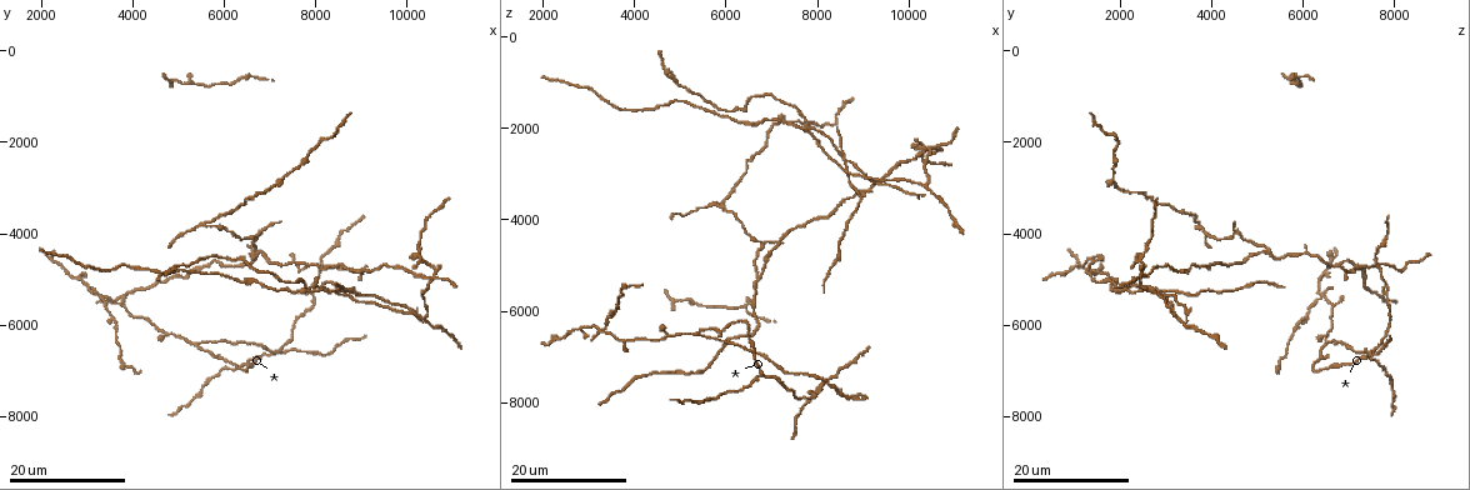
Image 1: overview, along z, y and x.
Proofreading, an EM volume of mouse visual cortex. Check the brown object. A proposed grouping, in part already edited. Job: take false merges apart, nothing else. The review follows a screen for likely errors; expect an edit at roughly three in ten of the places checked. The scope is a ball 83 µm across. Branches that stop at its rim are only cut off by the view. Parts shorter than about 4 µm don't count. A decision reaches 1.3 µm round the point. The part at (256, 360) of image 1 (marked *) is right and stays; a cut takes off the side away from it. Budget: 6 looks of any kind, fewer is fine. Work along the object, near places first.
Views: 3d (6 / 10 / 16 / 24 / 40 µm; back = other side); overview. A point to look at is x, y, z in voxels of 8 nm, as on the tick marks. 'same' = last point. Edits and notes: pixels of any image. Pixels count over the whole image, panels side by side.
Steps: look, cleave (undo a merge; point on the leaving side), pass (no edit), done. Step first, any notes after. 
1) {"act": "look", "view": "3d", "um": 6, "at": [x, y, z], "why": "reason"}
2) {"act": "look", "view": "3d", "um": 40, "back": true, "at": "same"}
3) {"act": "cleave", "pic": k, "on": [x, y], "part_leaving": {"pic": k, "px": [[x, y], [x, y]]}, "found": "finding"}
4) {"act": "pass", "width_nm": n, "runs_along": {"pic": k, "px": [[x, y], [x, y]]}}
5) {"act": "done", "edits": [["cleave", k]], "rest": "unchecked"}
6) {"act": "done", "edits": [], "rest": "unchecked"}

{"act": "look", "view": "3d", "um": 16, "at": [5450, 6450, 6550], "why": "a fork"}

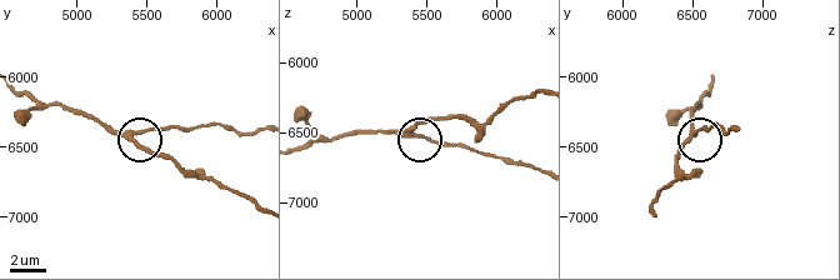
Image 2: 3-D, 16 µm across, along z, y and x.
{"act": "look", "view": "3d", "um": 6, "at": [5400, 6420, 6520]}

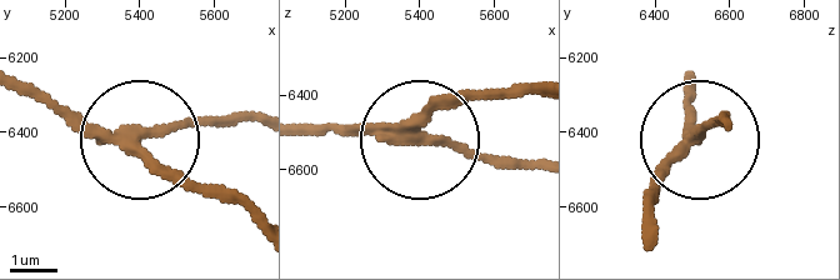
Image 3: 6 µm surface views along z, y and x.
{"act": "cleave", "pic": 3, "on": [186, 119], "side_arm_um": 36, "arms": 3, "found": "a second neuron is stuck on"}

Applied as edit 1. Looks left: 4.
{"act": "look", "view": "overview"}

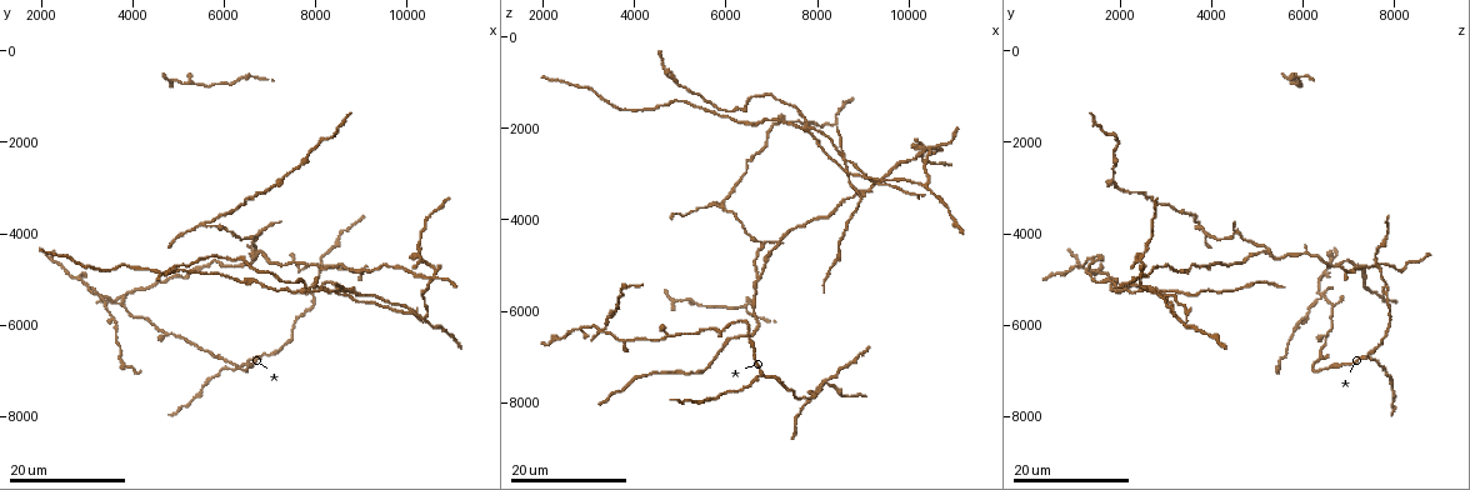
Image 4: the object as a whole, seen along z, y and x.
{"act": "look", "view": "3d", "um": 16, "at": [4800, 6250, 6500]}

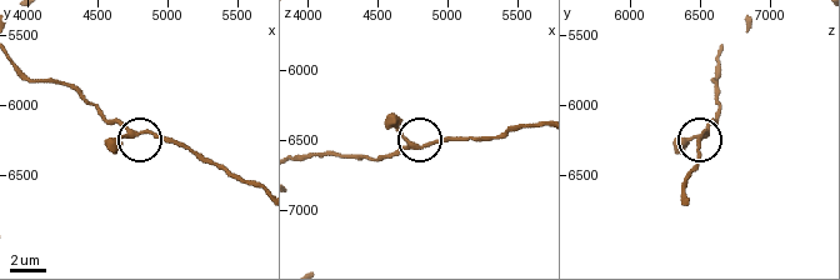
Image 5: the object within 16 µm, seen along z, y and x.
{"act": "look", "view": "3d", "um": 6, "at": [4860, 6200, 6520]}

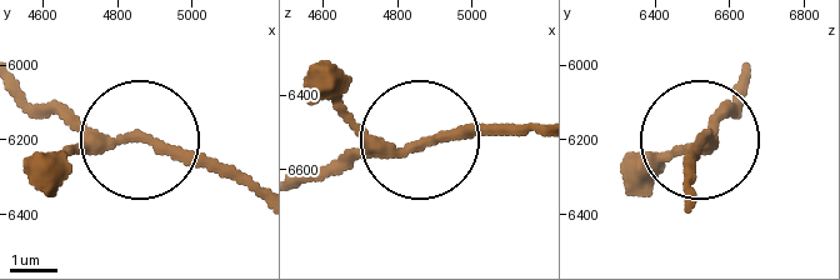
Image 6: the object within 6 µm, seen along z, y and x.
{"act": "pass", "arms": 3, "runs_along": {"pic": 6, "px": [[534, 129], [379, 141], [306, 173]]}, "found": "continuous, no second neuron"}

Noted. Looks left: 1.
{"act": "done", "edits": [["cleave", 3]], "rest": "unchecked"}

